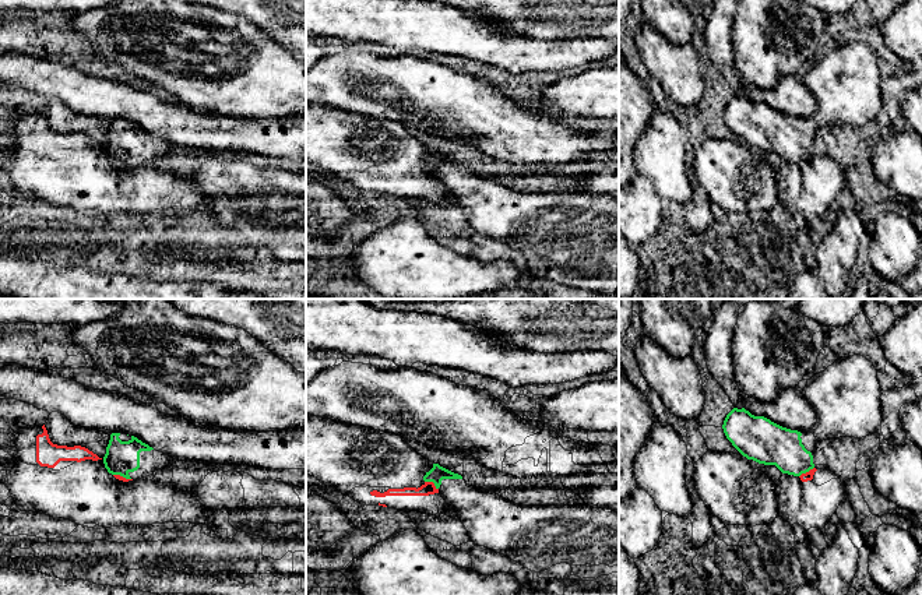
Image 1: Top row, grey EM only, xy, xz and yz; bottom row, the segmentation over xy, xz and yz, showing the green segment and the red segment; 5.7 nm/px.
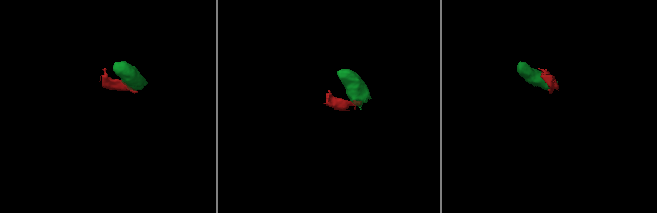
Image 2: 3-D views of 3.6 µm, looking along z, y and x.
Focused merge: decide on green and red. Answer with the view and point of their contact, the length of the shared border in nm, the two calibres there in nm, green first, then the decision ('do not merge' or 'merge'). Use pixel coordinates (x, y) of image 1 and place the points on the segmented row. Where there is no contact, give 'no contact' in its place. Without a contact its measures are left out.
meets green in xz at (432, 481); contact 90 nm long; 90 nm thick on the green side, 70 nm on the other; do not merge

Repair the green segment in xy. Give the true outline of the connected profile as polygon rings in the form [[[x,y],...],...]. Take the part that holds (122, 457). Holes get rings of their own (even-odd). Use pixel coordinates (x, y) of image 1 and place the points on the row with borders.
[[[126,433],[110,434],[103,457],[109,473],[133,480],[147,478],[155,471],[168,467],[172,461],[172,457]]]

